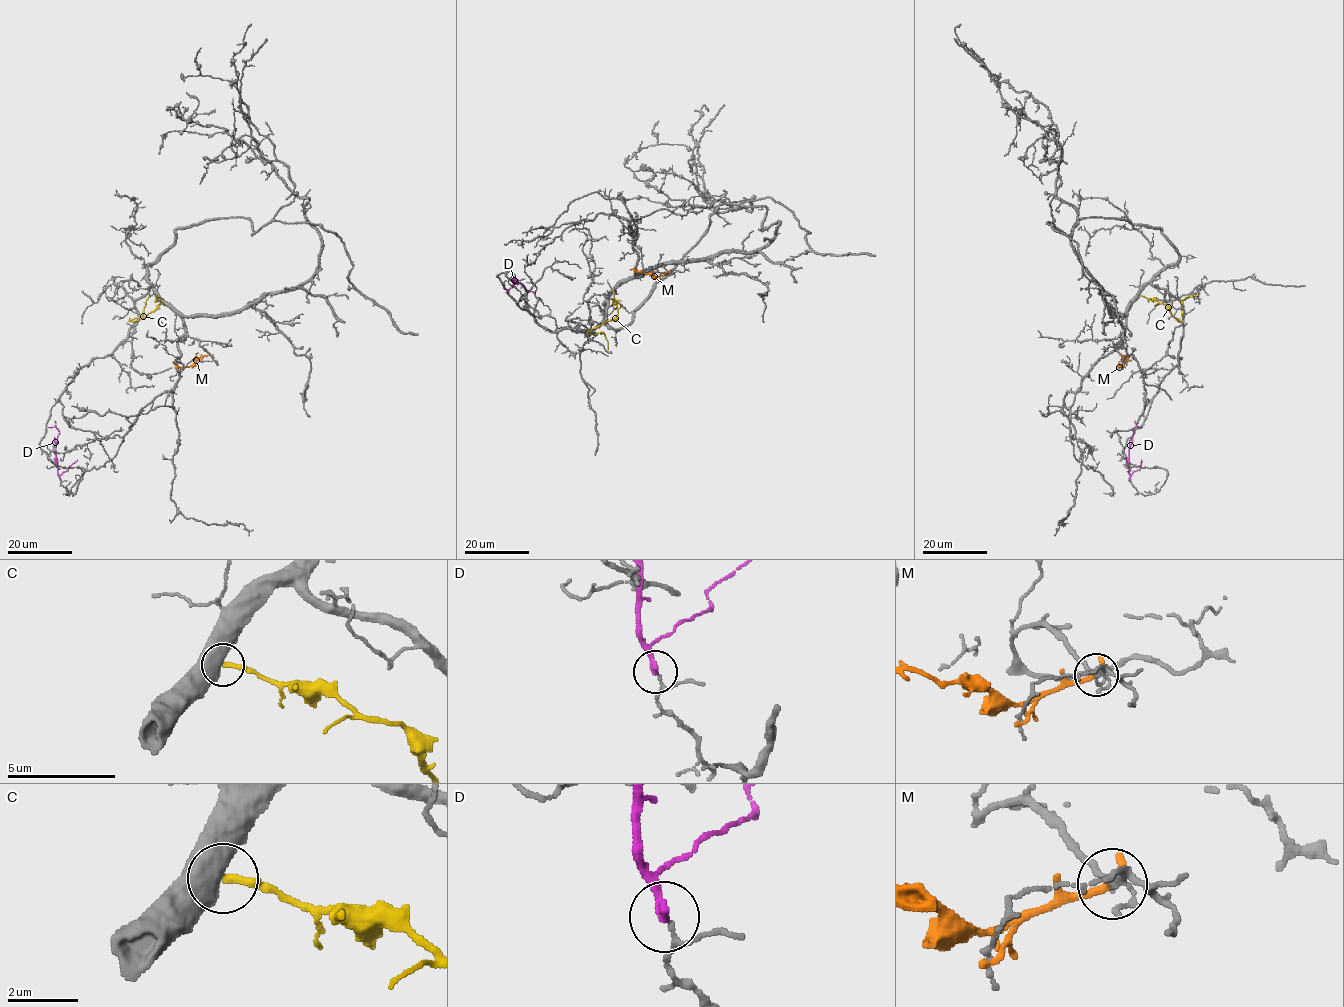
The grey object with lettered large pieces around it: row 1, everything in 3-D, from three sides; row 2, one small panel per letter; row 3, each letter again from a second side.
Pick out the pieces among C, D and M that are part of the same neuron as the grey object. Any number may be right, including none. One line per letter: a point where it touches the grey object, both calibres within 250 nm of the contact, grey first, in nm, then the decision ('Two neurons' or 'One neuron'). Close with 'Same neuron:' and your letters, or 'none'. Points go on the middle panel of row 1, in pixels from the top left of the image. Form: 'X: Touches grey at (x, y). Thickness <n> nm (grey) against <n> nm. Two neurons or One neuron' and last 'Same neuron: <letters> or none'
C: Touches grey at (613, 290). Thickness 750 nm (grey) against 220 nm. Two neurons
D: Touches grey at (517, 280). Thickness 110 nm (grey) against 280 nm. Two neurons
M: Touches grey at (669, 272). Thickness 180 nm (grey) against 280 nm. Two neurons
Same neuron: none

